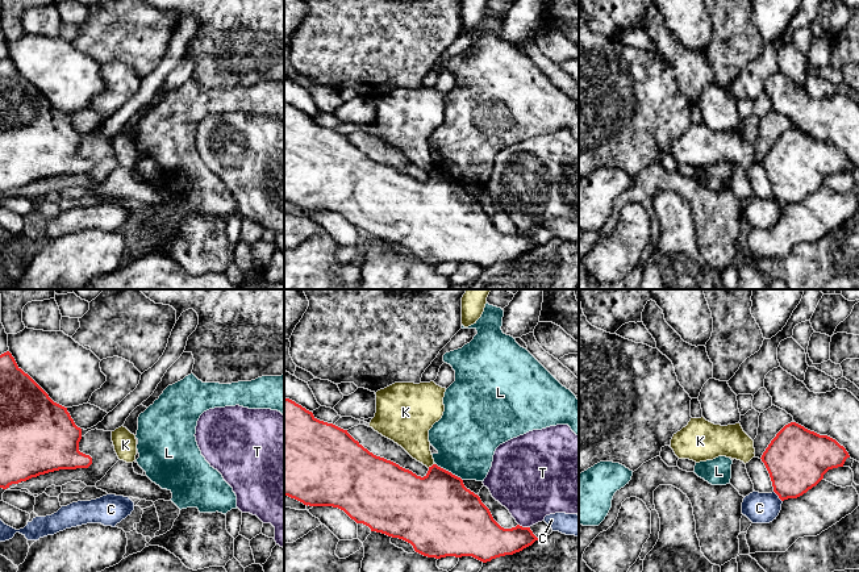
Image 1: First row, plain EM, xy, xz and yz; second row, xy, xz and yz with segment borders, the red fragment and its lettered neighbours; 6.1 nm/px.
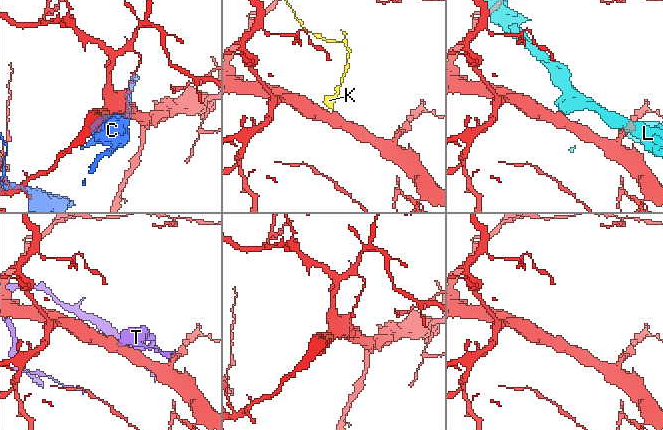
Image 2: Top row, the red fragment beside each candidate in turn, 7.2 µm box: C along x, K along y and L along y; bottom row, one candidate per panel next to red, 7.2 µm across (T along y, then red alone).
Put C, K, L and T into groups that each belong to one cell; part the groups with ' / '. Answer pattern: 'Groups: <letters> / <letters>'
Groups: C / K / L / T

